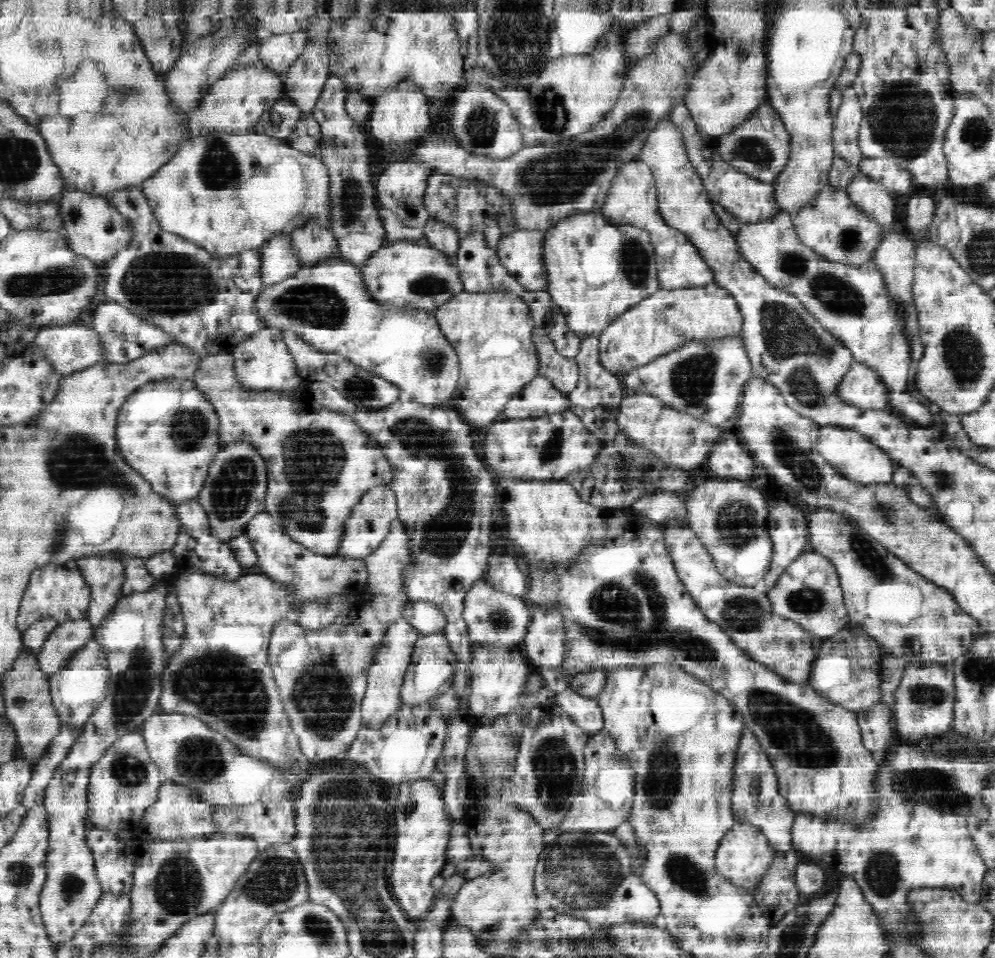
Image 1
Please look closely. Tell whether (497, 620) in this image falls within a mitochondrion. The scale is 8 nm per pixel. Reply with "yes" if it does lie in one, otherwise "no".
yes

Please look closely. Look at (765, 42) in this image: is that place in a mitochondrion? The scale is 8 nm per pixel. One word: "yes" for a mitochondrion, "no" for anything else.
no

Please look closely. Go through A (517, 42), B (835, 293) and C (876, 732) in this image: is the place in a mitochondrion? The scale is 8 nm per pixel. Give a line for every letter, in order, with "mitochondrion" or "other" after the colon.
A: mitochondrion
B: mitochondrion
C: other

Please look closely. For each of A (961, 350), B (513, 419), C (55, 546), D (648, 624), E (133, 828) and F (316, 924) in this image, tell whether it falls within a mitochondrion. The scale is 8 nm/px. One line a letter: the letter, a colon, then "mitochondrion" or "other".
A: mitochondrion
B: other
C: mitochondrion
D: mitochondrion
E: other
F: mitochondrion

